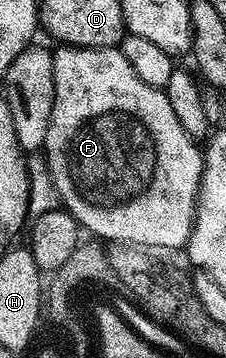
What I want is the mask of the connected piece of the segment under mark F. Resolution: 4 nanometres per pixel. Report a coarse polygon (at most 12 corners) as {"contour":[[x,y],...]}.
{"contour":[[58,46],[43,154],[101,241],[184,248],[205,160],[117,47]]}

